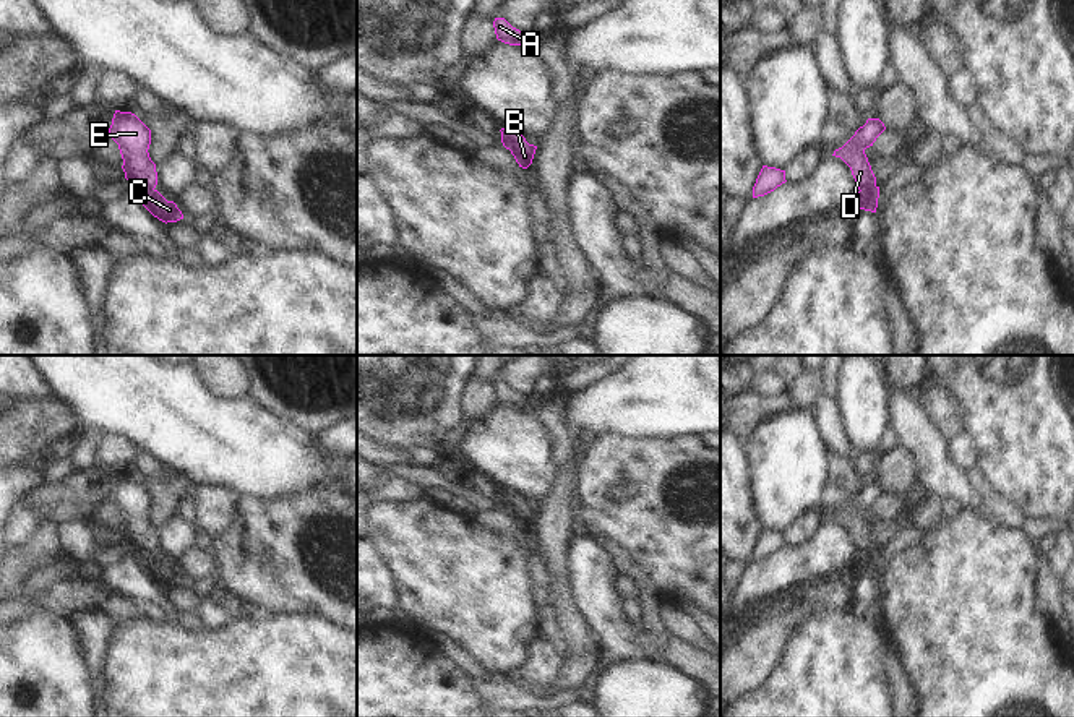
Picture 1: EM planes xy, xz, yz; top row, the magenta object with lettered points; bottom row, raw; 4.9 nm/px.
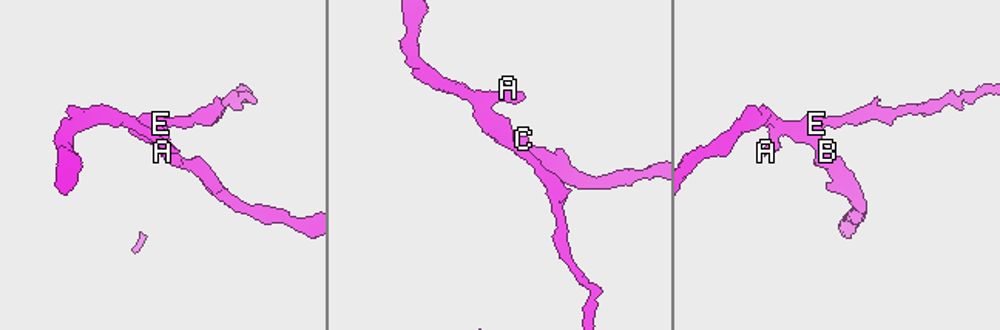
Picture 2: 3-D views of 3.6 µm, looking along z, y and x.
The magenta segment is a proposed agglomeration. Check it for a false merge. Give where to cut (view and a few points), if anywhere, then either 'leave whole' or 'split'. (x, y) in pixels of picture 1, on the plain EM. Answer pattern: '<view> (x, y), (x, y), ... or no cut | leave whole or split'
no cut | leave whole

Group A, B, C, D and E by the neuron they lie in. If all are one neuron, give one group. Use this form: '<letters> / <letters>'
A B C D E

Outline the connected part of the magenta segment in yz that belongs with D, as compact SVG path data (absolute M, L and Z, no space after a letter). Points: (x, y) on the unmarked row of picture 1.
M868 482L855 498L832 519L840 521L852 534L858 550L857 568L860 573L876 576L879 550L871 534L865 513L873 509L876 501L886 493L879 482Z

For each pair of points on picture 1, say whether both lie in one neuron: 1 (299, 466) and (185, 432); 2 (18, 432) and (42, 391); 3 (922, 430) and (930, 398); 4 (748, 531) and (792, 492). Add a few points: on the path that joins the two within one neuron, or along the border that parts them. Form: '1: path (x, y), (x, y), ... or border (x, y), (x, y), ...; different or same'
1: path (271, 458), (234, 443), (213, 442); same
2: border (55, 398), (20, 401), (17, 404); different
3: border (917, 393), (922, 406), (951, 438); different
4: border (750, 485), (755, 516), (763, 528); different

